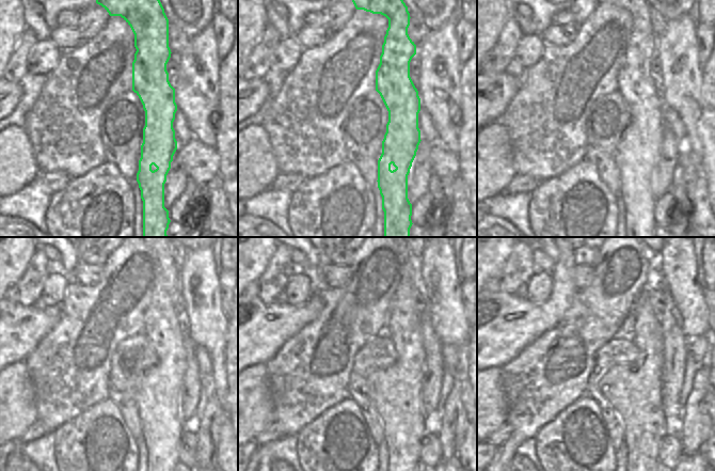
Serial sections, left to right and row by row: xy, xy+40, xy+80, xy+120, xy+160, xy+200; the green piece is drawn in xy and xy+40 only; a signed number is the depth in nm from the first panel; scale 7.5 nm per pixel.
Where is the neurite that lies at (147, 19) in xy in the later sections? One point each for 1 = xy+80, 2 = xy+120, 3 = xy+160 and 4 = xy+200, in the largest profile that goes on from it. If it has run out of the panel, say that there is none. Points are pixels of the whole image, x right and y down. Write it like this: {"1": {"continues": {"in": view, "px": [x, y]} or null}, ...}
{"1": {"continues": {"in": "xy+80", "px": [642, 137]}}, "2": {"continues": {"in": "xy+120", "px": [162, 429]}}, "3": {"continues": {"in": "xy+160", "px": [404, 428]}}, "4": {"continues": {"in": "xy+200", "px": [645, 427]}}}

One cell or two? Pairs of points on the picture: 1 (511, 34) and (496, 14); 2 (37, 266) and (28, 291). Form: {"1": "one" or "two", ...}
{"1": "two", "2": "one"}

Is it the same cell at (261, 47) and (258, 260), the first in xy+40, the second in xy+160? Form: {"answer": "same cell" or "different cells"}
{"answer": "different cells"}

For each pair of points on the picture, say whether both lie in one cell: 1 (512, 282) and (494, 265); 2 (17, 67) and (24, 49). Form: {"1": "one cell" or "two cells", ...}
{"1": "two cells", "2": "one cell"}

